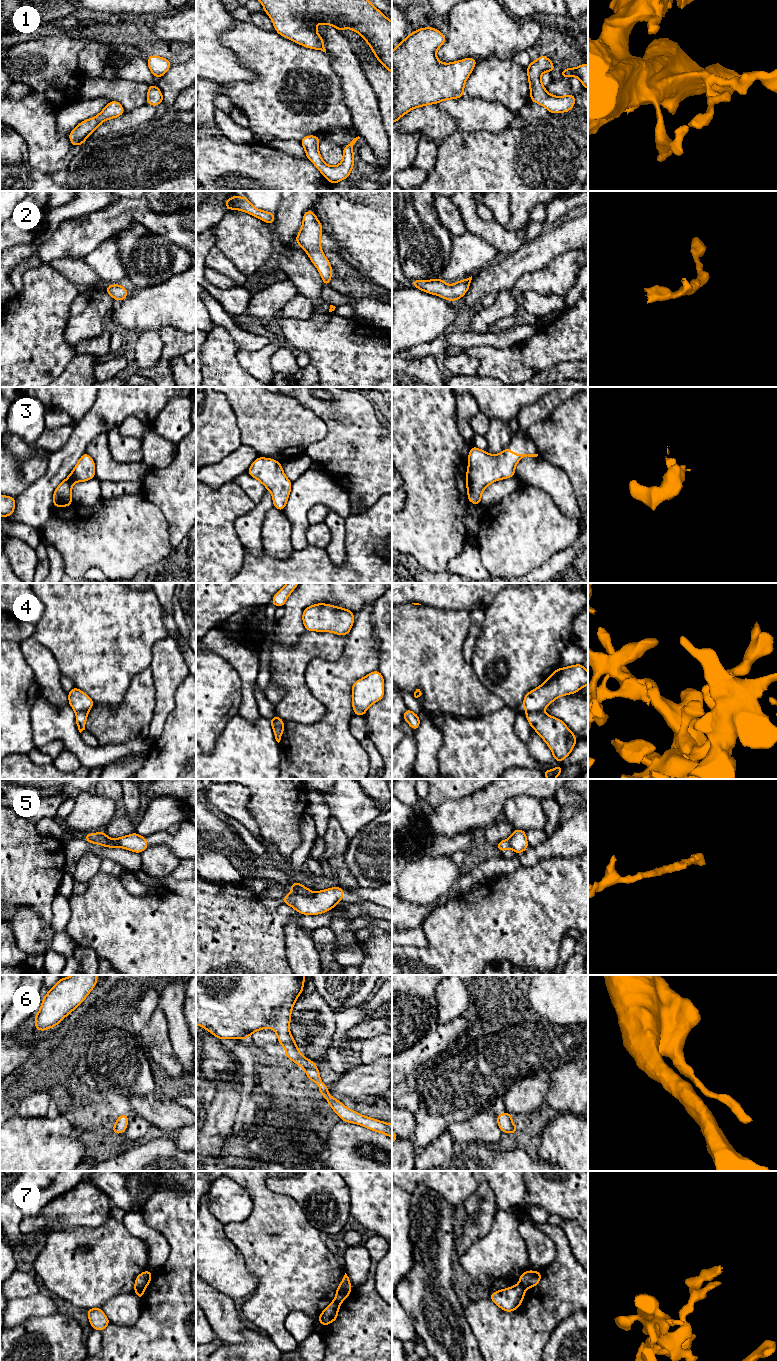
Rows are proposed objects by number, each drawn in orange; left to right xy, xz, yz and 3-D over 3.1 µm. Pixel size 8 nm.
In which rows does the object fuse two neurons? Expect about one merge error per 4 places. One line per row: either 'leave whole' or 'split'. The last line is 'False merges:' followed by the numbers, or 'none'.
1: leave whole
2: leave whole
3: leave whole
4: split
5: split
6: leave whole
7: split
False merges: 4, 5, 7

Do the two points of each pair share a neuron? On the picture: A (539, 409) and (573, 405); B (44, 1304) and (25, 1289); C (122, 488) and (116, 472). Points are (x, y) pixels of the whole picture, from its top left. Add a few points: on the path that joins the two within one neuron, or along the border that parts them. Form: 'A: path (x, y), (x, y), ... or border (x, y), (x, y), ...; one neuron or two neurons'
A: border (561, 400), (546, 417), (537, 422); two neurons
B: border (38, 1293), (10, 1300); two neurons
C: border (141, 481), (100, 482); two neurons

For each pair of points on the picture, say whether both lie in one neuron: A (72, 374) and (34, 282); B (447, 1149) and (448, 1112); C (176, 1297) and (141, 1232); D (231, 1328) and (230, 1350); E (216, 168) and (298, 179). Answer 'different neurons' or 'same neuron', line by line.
A: different neurons
B: same neuron
C: different neurons
D: different neurons
E: same neuron

